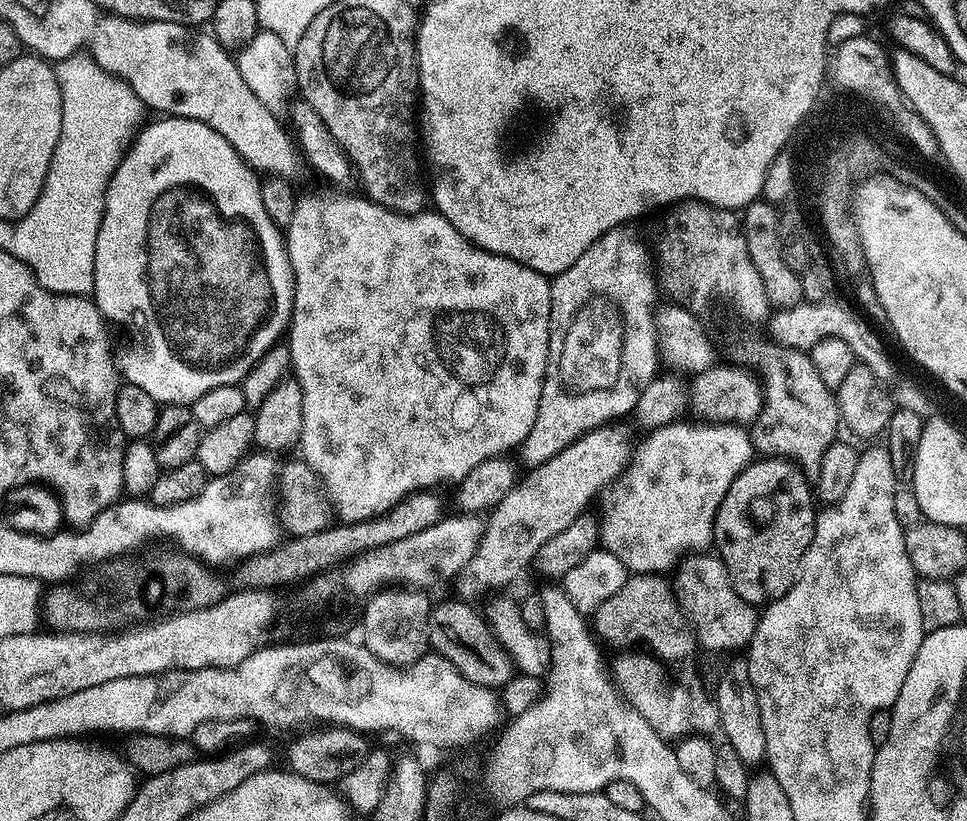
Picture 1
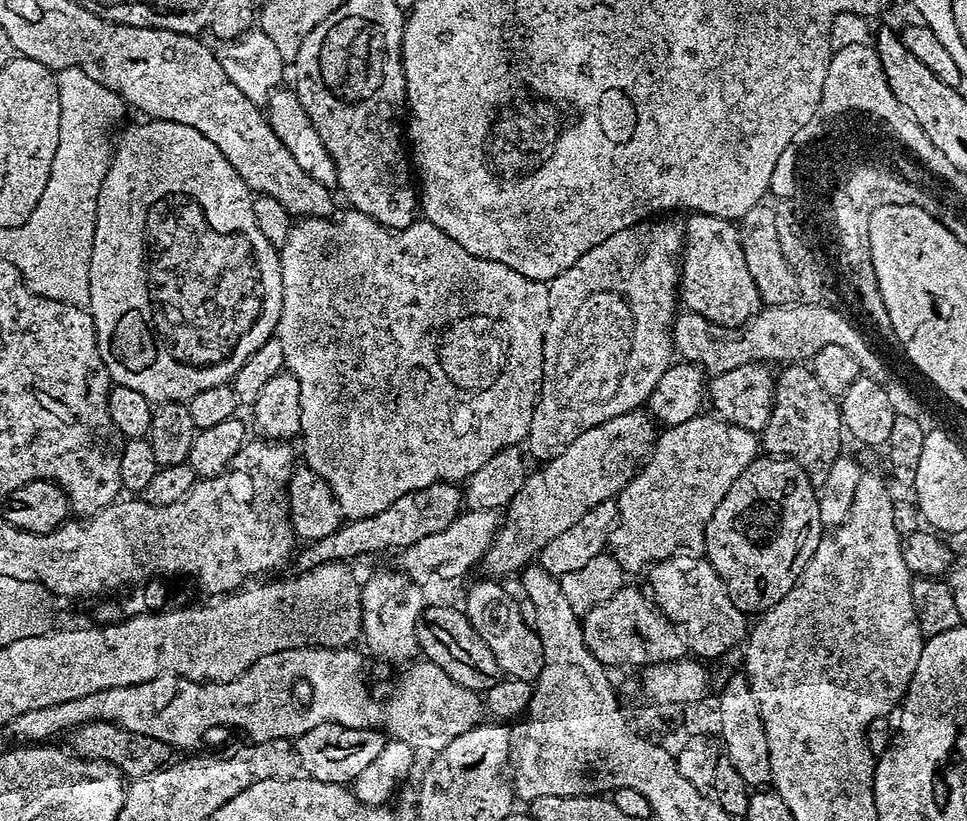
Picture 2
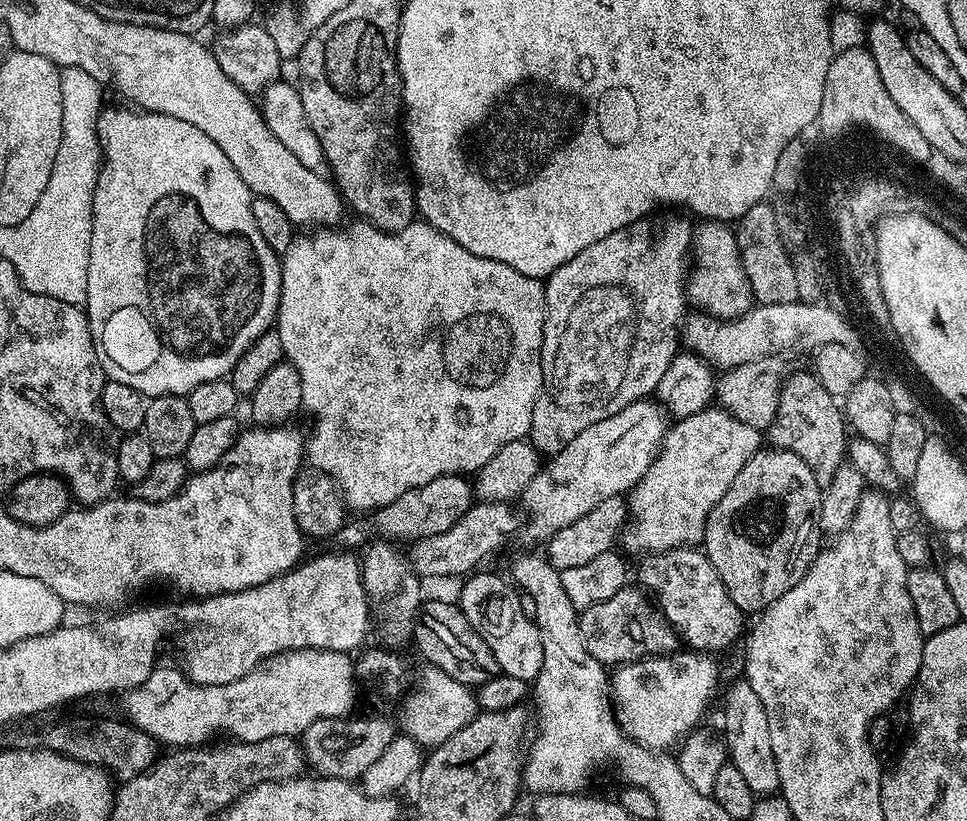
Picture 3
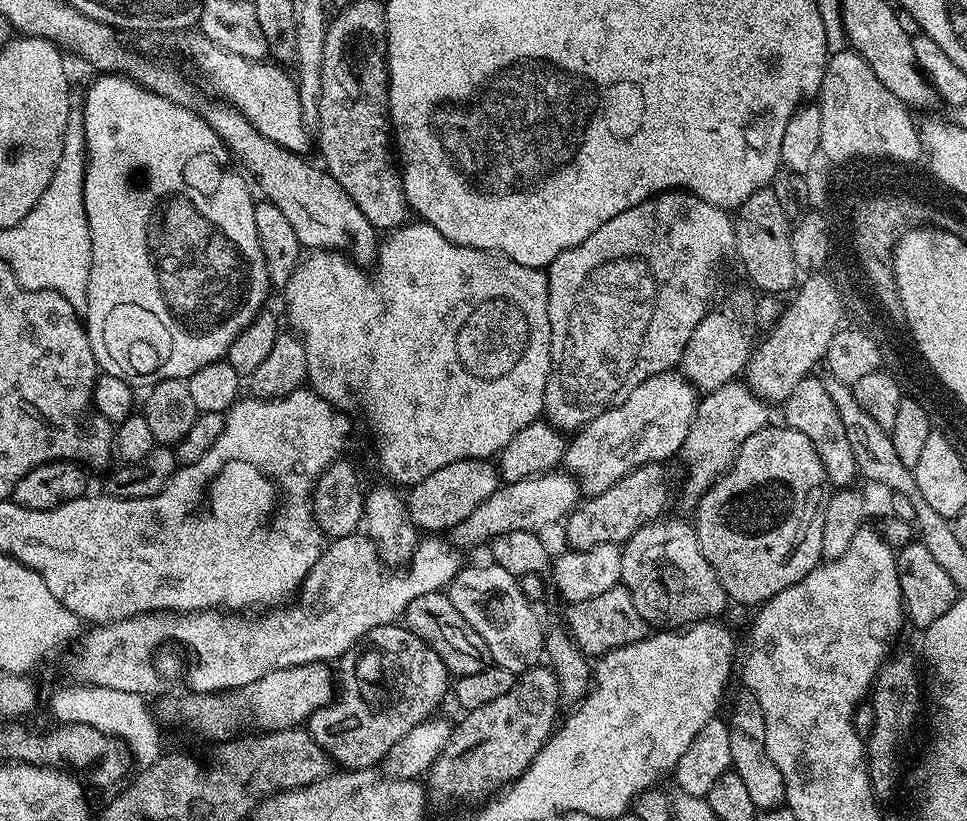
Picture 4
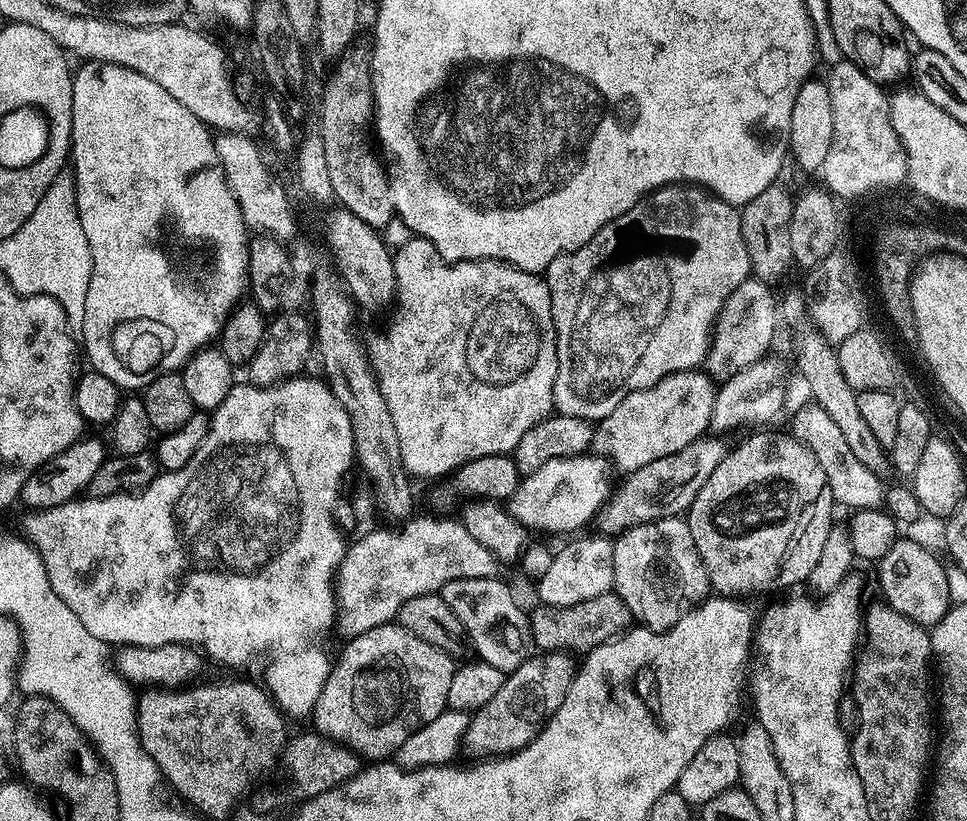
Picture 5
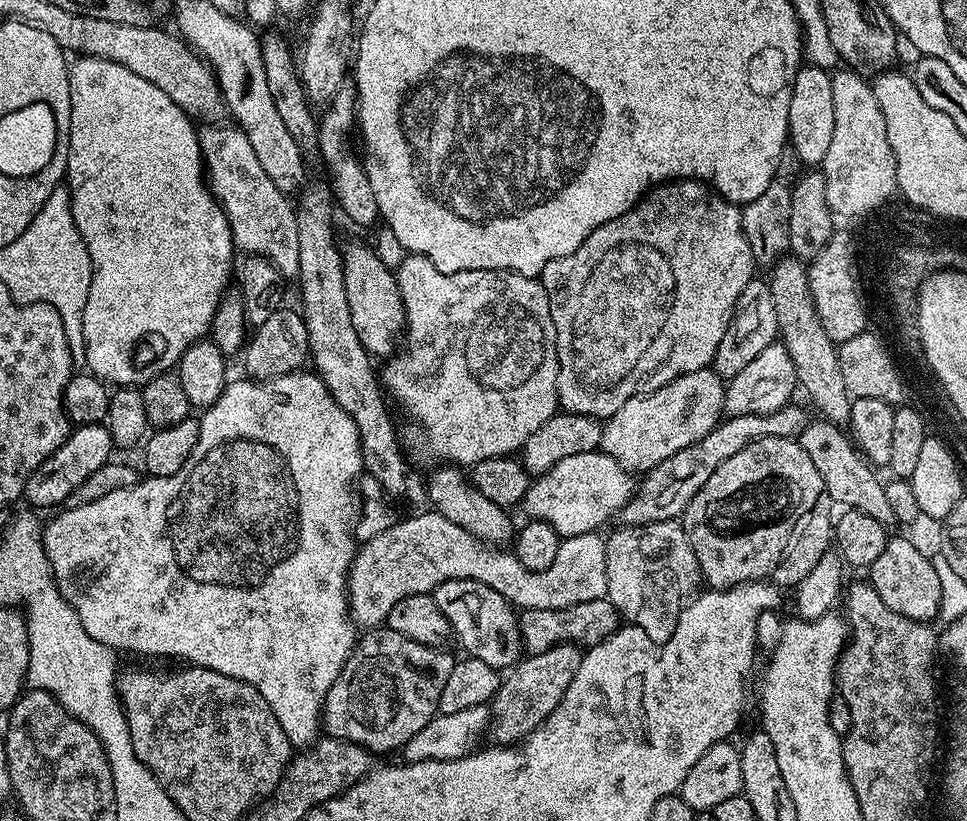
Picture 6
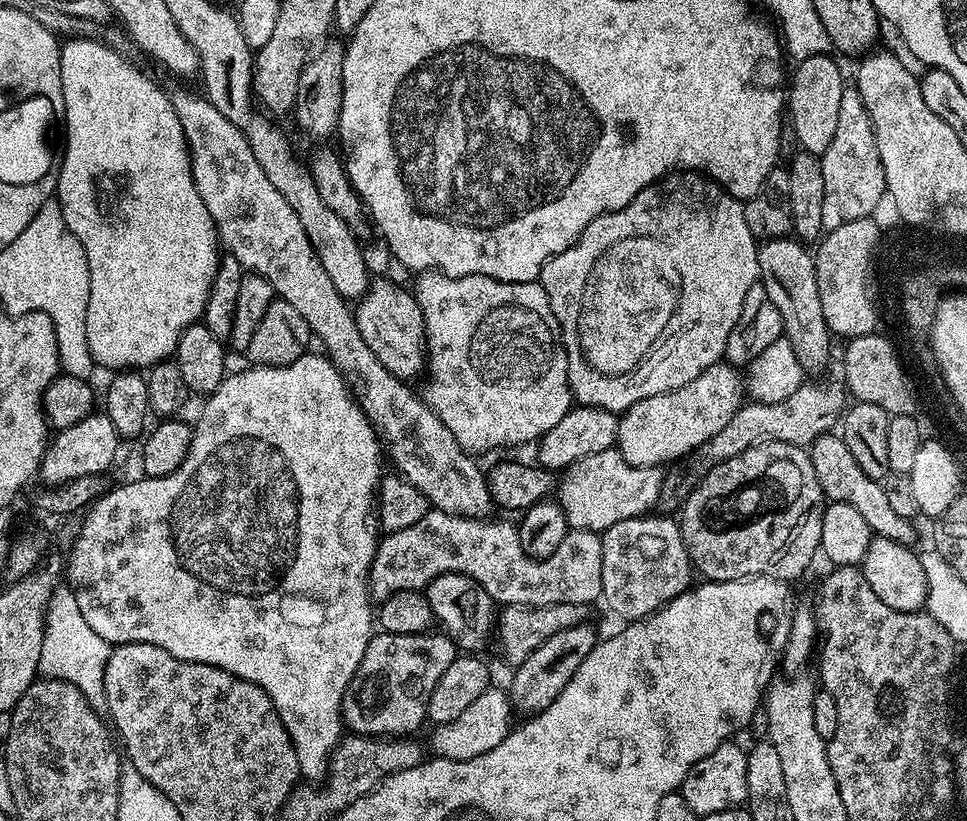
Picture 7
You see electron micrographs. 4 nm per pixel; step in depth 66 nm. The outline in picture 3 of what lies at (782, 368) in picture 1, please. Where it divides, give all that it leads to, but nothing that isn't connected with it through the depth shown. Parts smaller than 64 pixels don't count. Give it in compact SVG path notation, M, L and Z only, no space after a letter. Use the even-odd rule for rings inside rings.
M724 222L702 224L704 225L701 228L699 225L698 228L698 247L694 252L694 269L691 271L688 284L691 301L700 307L697 309L701 313L722 320L742 316L753 307L754 297L750 278L744 269L742 254L736 241L736 233ZM811 371L796 372L793 376L789 375L785 379L784 386L780 390L780 409L774 421L775 443L797 452L803 460L811 465L814 474L822 482L832 480L837 470L845 463L846 435L844 436L844 424L846 426L846 416L837 397L831 396Z

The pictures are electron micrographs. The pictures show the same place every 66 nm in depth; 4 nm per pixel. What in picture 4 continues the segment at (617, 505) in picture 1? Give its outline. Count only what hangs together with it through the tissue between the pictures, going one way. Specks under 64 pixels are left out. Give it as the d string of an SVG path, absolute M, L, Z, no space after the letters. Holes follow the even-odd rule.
M733 382L701 395L696 405L696 417L682 449L684 464L688 467L688 477L684 480L685 494L693 498L703 496L709 486L731 468L742 442L769 423L768 412L769 405L758 399L744 382Z

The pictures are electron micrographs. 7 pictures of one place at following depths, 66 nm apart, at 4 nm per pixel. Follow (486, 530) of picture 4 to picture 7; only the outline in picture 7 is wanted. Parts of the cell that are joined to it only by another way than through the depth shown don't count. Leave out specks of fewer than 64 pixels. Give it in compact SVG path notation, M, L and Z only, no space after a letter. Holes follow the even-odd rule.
M615 446L574 462L563 469L564 477L558 480L558 503L566 514L569 529L602 534L618 522L651 513L659 505L660 491L664 488L666 476L662 473L660 468L639 468L626 462Z

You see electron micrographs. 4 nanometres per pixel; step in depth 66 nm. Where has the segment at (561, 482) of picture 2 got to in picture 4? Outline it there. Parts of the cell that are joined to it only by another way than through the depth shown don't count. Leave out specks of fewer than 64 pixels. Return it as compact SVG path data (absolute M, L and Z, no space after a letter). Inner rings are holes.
M679 371L654 374L633 390L626 402L606 410L606 414L598 414L567 441L563 467L568 475L575 476L585 497L602 494L633 468L667 461L667 456L675 452L677 455L696 417L697 403L696 389Z

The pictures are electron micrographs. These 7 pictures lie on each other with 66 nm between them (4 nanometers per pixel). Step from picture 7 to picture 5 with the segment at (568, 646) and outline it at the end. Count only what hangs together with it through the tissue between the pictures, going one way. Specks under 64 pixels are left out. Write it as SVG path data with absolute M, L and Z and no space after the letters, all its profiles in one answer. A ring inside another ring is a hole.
M567 651L533 654L528 657L525 664L507 673L502 690L498 690L498 694L494 694L494 698L490 698L486 706L476 709L474 715L469 719L468 729L464 731L463 755L476 756L472 758L499 758L527 748L530 741L539 734L540 729L558 710L558 706L562 706L566 698L568 687L576 677L577 670L577 665L574 660L572 664L571 659L573 660L573 657Z

